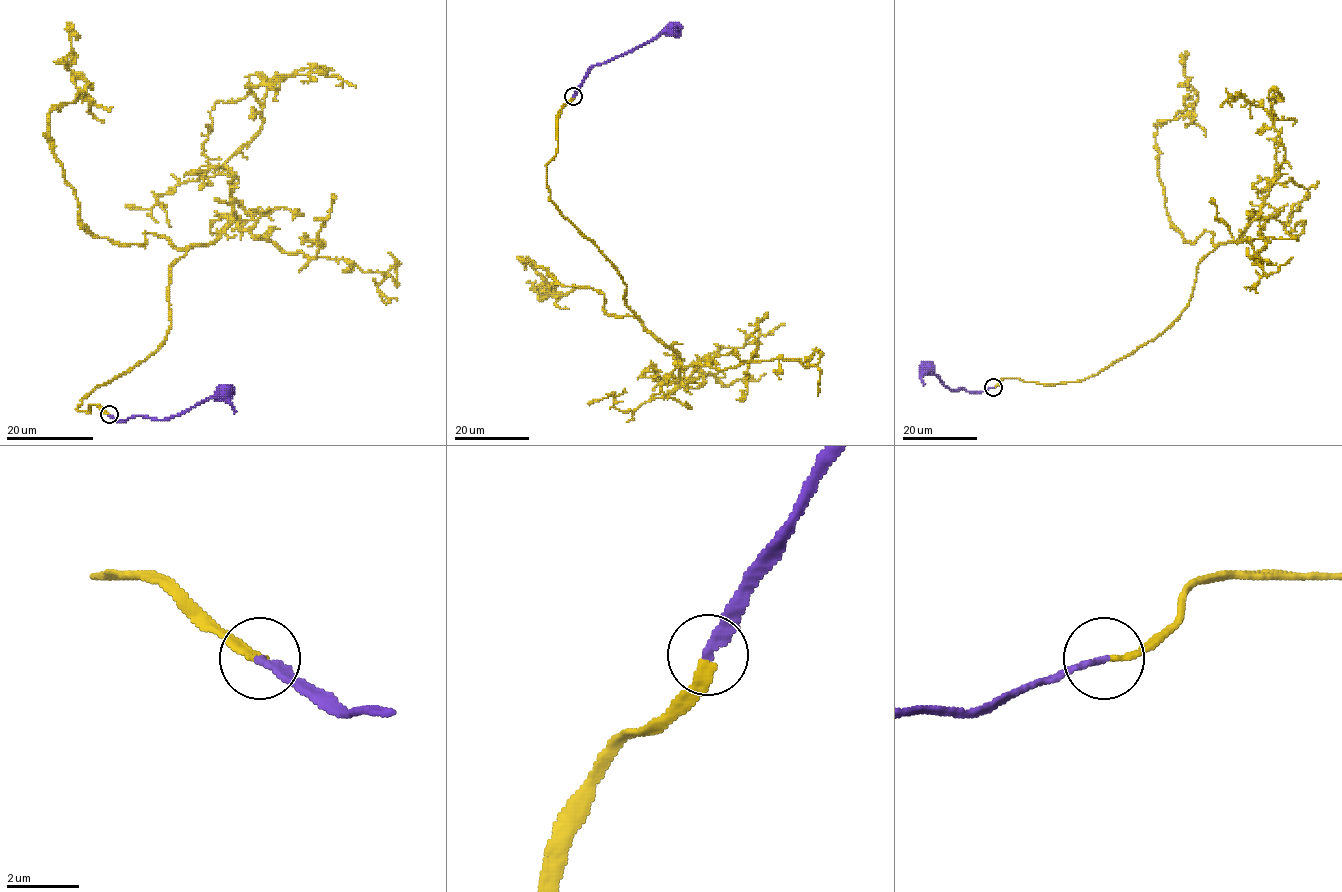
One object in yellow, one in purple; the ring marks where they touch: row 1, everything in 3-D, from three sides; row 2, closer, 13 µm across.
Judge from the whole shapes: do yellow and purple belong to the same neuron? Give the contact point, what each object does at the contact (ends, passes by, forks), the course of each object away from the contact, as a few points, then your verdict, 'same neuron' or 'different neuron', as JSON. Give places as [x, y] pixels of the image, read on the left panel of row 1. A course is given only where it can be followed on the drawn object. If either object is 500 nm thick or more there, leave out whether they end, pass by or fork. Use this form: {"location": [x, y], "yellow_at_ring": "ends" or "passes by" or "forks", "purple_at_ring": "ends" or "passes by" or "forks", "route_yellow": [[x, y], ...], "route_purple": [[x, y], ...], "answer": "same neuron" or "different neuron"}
{"location": [109, 414], "yellow_at_ring": "ends", "purple_at_ring": "ends", "route_yellow": [[109, 415], [77, 408], [164, 341], [186, 252], [79, 218], [49, 135], [79, 98], [67, 22]], "route_purple": [[109, 415], [117, 420], [127, 420], [132, 416], [166, 419], [223, 393]], "answer": "same neuron"}

